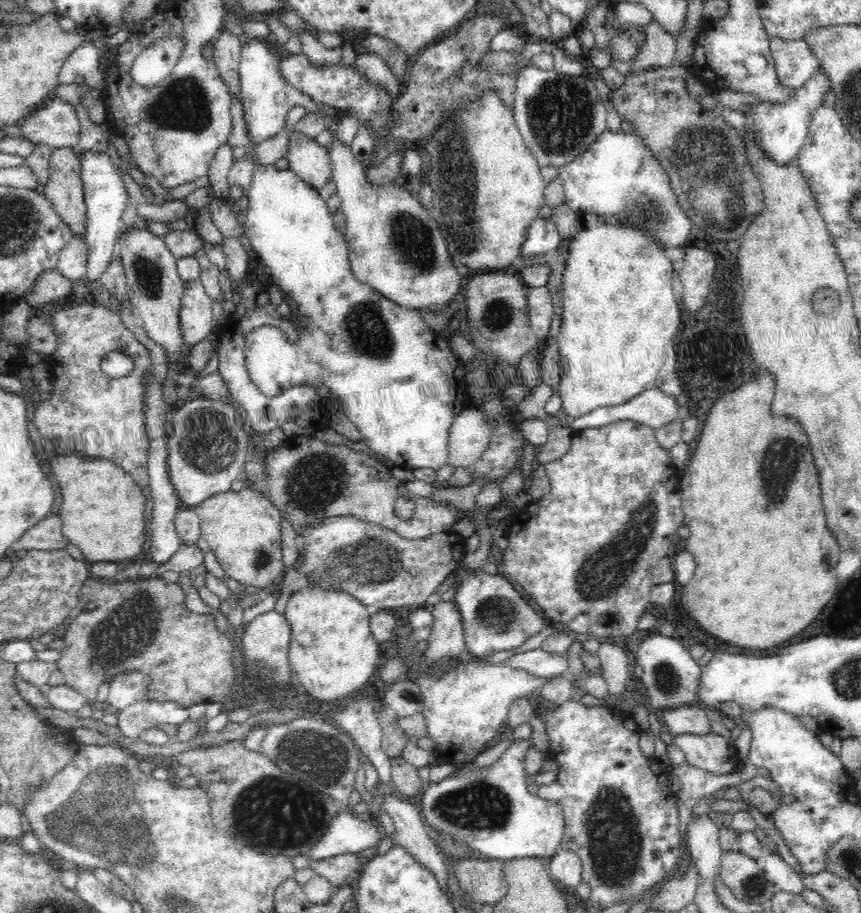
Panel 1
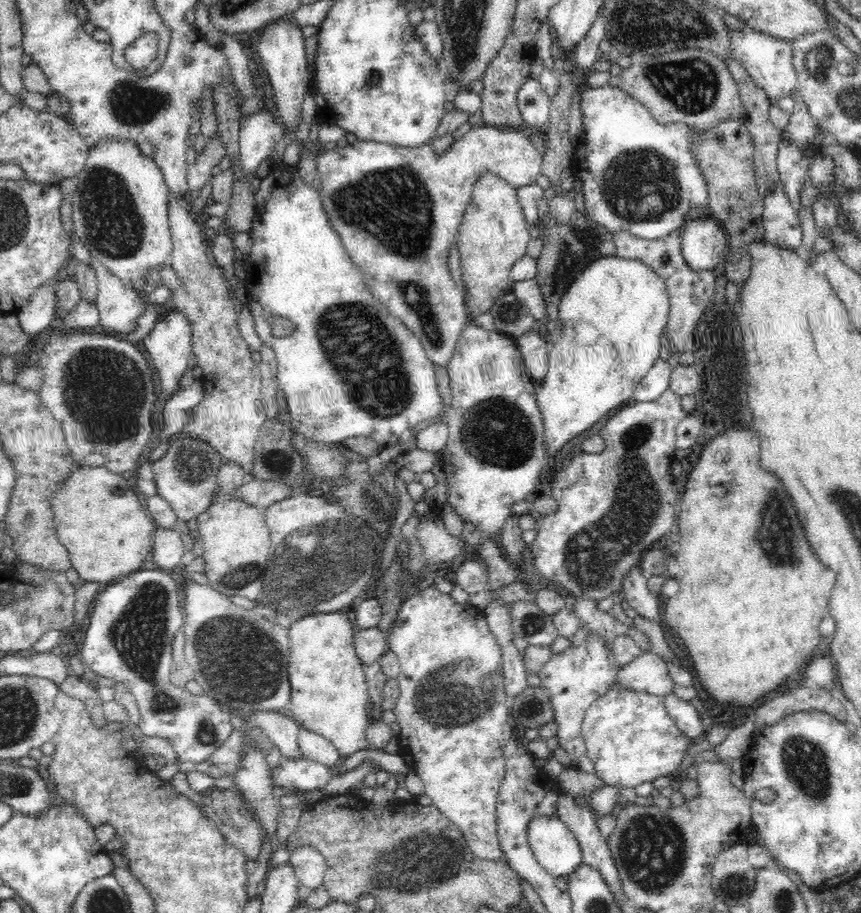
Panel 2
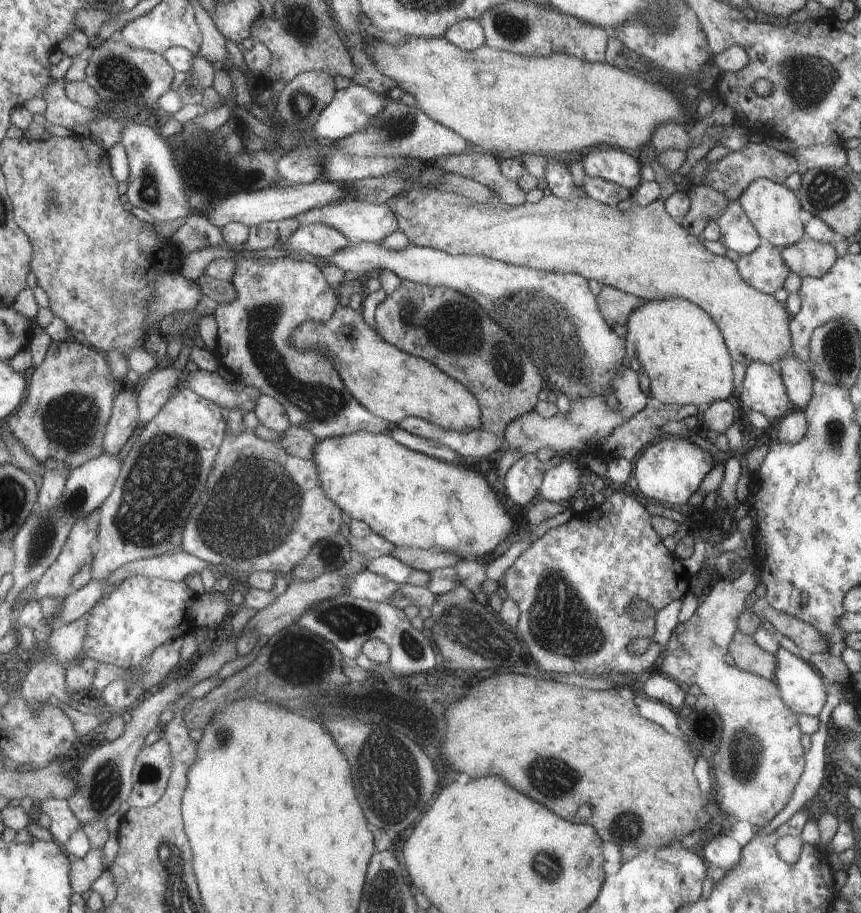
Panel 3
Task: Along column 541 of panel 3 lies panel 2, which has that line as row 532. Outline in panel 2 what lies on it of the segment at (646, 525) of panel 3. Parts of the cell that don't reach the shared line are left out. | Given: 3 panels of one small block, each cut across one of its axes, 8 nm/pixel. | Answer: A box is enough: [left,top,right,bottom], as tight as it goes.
[530,389,687,602]

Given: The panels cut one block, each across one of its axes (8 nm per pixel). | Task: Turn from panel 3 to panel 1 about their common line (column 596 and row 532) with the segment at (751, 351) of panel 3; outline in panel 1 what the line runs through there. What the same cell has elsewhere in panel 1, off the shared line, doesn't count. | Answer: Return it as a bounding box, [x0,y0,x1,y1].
[194,488,283,591]

